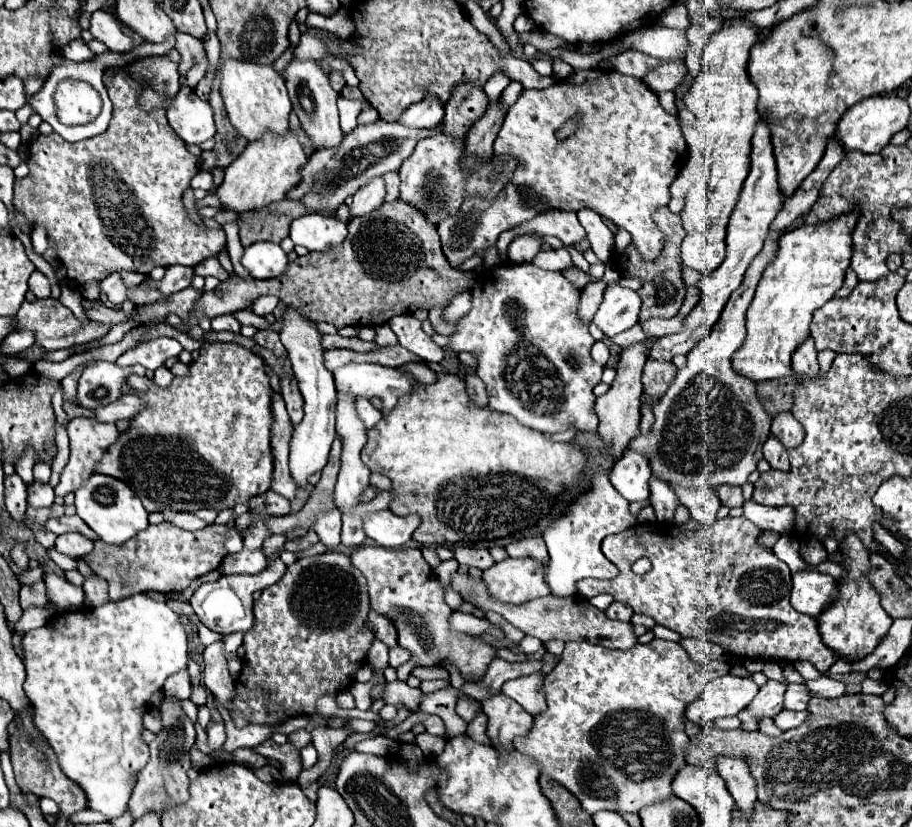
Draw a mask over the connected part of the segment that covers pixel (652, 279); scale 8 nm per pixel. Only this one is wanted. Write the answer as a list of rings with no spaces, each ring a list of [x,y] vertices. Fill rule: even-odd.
[[[664,207],[664,209],[654,211],[654,223],[666,235],[666,245],[664,245],[662,253],[658,255],[658,261],[642,261],[642,257],[638,257],[638,251],[634,249],[634,245],[628,245],[622,253],[616,255],[616,259],[612,259],[612,265],[618,269],[618,273],[622,277],[636,277],[642,281],[642,287],[638,289],[638,295],[642,299],[640,321],[650,319],[650,317],[664,317],[664,319],[674,317],[686,295],[686,287],[682,281],[682,261],[680,261],[680,243],[686,237],[686,233],[682,229],[682,219],[680,219],[680,215],[676,215],[668,207]]]

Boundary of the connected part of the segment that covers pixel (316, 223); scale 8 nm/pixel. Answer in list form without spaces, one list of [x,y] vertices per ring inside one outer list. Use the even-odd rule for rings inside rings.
[[[318,213],[304,215],[292,223],[290,239],[308,251],[326,251],[346,239],[346,223]]]

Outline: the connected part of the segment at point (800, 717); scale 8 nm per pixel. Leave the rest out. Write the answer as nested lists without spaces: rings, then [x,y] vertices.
[[[780,711],[776,717],[774,717],[774,723],[776,727],[780,727],[782,731],[788,731],[788,729],[794,729],[798,727],[802,721],[806,721],[810,713],[808,711]]]

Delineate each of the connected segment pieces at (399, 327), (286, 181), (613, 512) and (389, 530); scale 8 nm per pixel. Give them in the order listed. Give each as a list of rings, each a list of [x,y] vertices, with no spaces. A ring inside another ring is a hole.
[[[398,315],[388,321],[392,331],[396,333],[402,347],[416,353],[428,363],[440,363],[444,359],[444,349],[438,347],[430,335],[422,331],[422,325],[412,315]]]
[[[292,131],[282,137],[266,133],[266,137],[250,143],[242,155],[224,169],[224,181],[216,189],[220,207],[226,211],[244,213],[286,199],[288,191],[300,183],[300,169],[306,165],[306,161],[308,157]]]
[[[596,471],[590,479],[590,487],[580,493],[568,507],[568,511],[550,525],[544,533],[550,561],[546,565],[546,583],[556,597],[576,593],[576,581],[584,577],[612,579],[618,575],[618,567],[610,563],[600,551],[600,543],[606,535],[622,533],[636,523],[636,517],[628,509],[628,501],[612,487],[606,471]]]
[[[378,511],[364,519],[364,533],[382,547],[400,547],[418,529],[420,517],[406,515],[398,517],[392,511]]]

